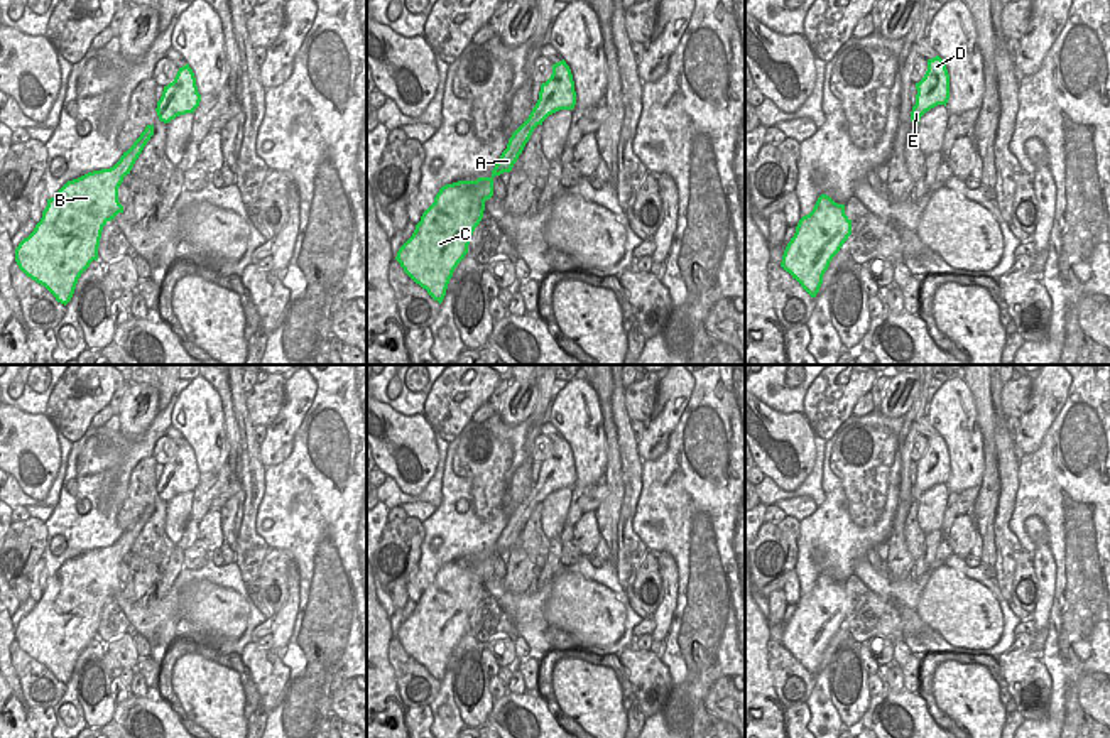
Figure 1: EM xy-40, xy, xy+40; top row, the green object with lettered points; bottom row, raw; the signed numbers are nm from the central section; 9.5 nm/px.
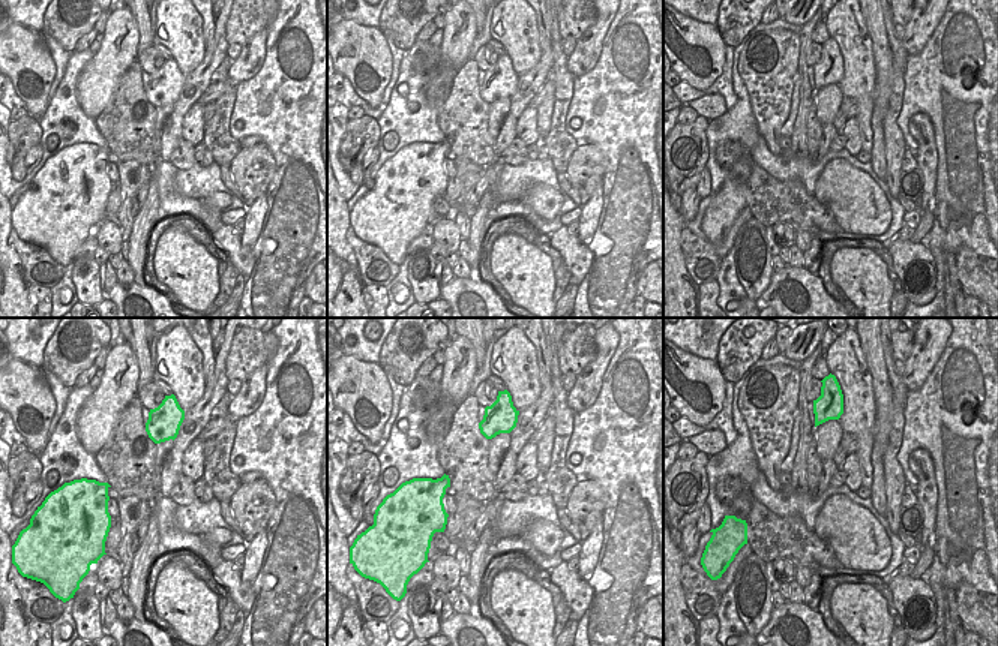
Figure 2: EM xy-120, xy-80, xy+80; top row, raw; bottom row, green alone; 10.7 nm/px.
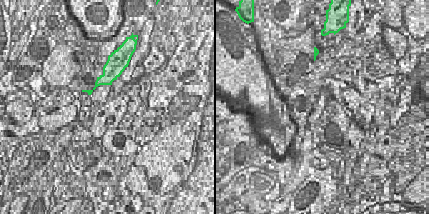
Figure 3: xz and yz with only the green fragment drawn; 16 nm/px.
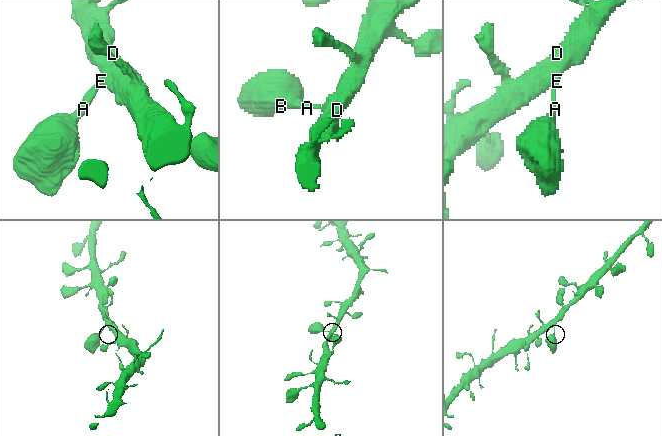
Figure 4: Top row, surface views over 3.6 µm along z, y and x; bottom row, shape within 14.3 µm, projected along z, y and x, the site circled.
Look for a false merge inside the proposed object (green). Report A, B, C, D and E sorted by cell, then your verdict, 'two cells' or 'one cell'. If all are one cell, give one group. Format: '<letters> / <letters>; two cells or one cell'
A B C D E; one cell

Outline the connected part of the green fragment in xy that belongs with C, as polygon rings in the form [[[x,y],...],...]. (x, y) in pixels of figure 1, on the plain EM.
[[[563,437],[552,442],[552,453],[541,463],[536,485],[509,517],[492,554],[458,559],[439,567],[395,635],[404,650],[434,679],[443,681],[454,647],[468,632],[470,616],[483,596],[485,579],[493,574],[493,556],[512,549],[537,503],[559,488],[573,488],[574,483],[573,453]]]

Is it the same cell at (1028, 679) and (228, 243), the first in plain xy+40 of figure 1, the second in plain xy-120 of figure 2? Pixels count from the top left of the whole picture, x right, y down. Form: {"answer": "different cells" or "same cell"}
{"answer": "same cell"}

